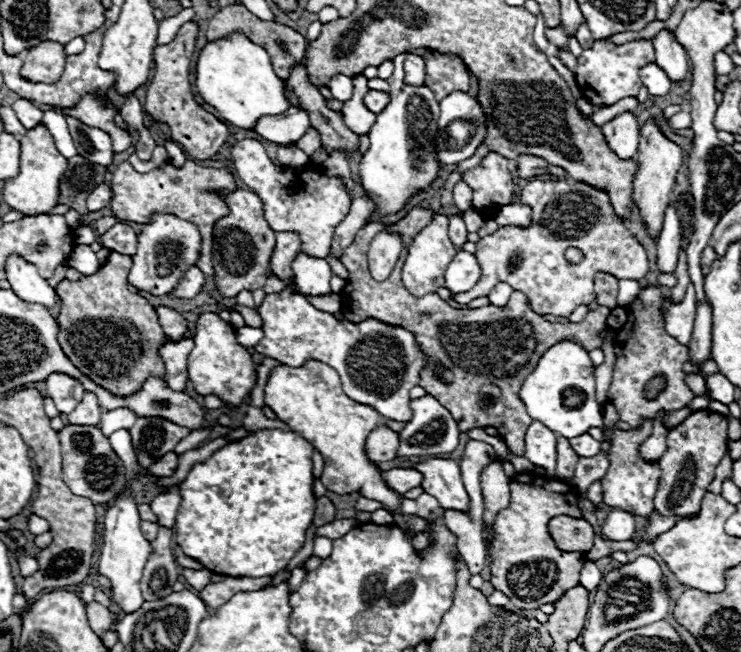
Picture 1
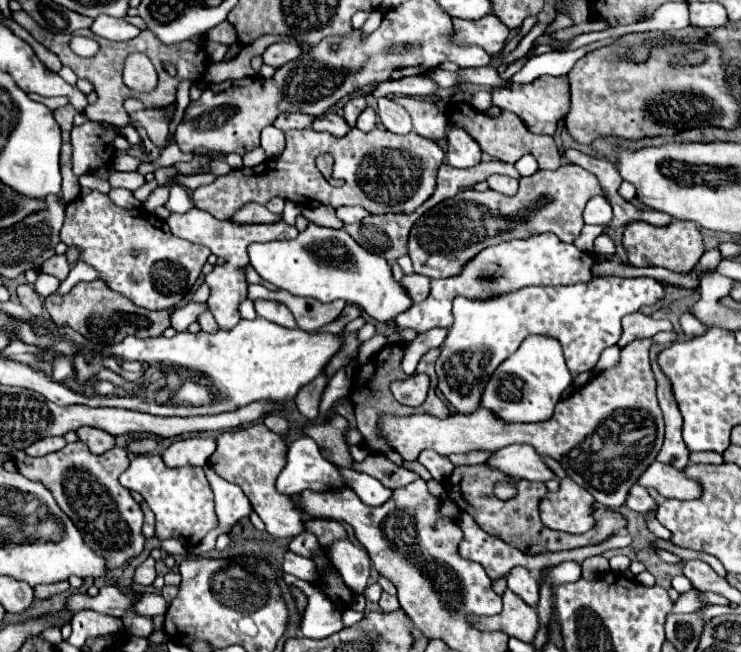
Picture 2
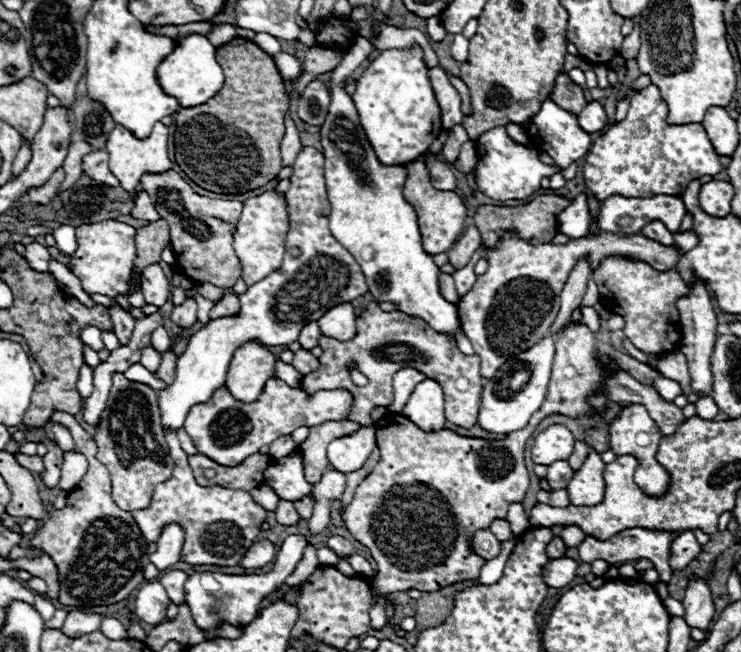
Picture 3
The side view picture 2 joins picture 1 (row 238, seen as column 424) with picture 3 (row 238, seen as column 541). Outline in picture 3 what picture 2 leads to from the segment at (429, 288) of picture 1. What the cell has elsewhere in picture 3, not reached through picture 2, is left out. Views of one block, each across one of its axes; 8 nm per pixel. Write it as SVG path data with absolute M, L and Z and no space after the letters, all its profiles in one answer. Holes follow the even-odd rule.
M422 156L416 158L414 162L406 164L406 168L408 168L408 178L406 178L406 184L404 184L404 196L410 200L410 204L414 204L414 210L418 214L418 224L420 224L420 232L422 232L422 246L432 256L446 252L464 228L466 206L464 206L464 202L458 194L438 190L438 188L432 186Z

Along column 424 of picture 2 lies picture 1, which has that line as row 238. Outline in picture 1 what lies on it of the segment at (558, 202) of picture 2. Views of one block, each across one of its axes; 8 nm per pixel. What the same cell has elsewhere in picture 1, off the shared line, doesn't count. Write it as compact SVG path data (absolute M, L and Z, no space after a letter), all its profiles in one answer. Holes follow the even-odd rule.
M236 188L234 192L220 192L230 208L230 214L216 220L214 224L214 244L212 244L212 264L214 264L214 282L218 292L224 298L232 298L242 290L258 290L262 288L266 294L280 292L288 288L284 280L280 280L270 268L270 256L276 246L276 232L264 220L262 200L244 188Z

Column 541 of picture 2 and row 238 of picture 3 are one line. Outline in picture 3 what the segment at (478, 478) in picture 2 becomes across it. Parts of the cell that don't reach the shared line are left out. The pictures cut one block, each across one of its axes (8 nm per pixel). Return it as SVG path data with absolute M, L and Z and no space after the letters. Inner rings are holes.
M548 194L548 196L536 196L532 202L528 202L524 206L478 206L472 220L482 234L482 246L484 248L496 248L498 240L508 230L514 230L522 240L536 246L536 244L552 242L552 238L558 232L558 220L556 218L570 204L572 204L572 200L566 198L566 196Z

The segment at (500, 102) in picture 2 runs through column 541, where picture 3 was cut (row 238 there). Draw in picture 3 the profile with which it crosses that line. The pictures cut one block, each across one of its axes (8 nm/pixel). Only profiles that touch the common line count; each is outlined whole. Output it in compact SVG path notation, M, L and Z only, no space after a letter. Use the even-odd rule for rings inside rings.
M104 220L94 224L84 224L76 228L76 240L78 250L72 256L72 272L80 278L82 288L92 294L104 294L104 296L116 296L126 294L132 262L136 258L136 246L134 246L134 234L136 230L124 222L116 220Z

